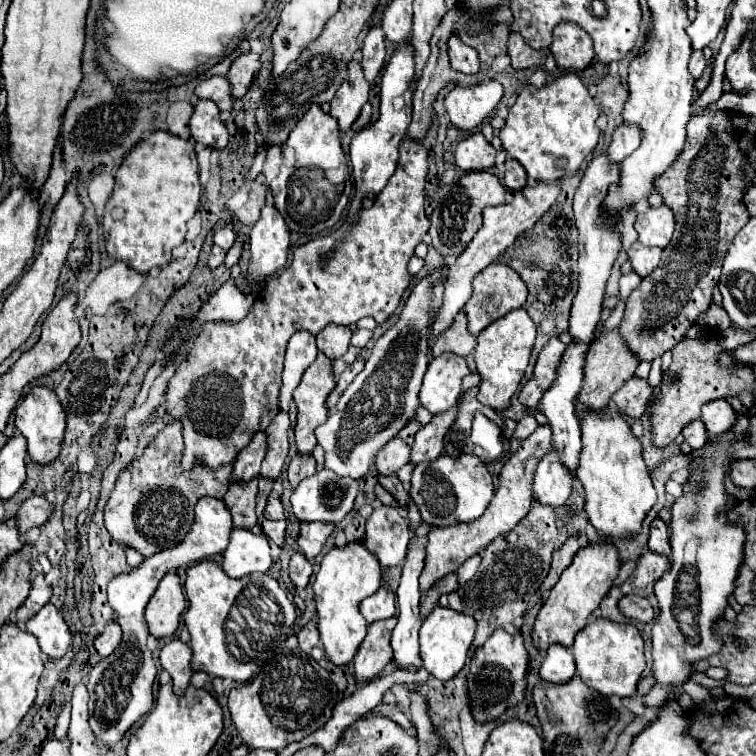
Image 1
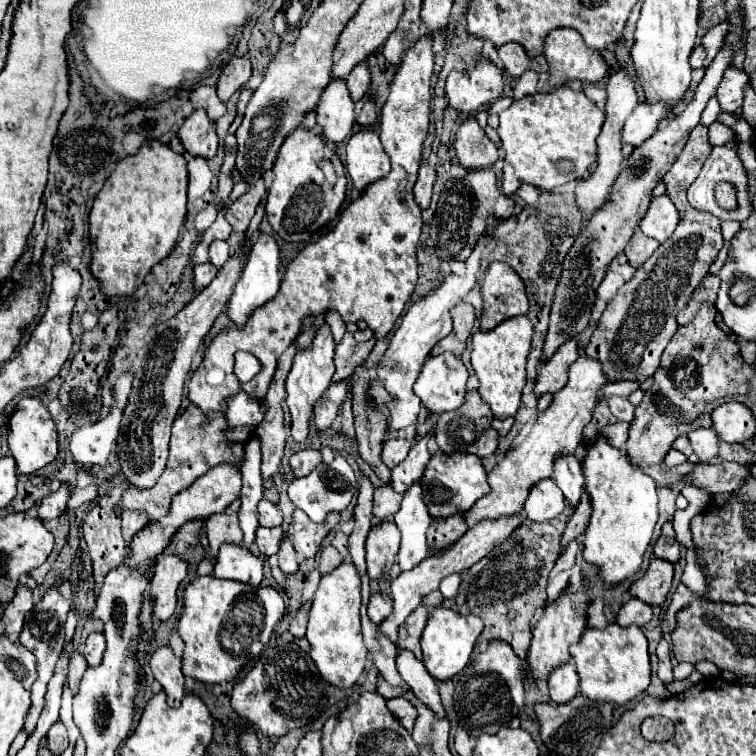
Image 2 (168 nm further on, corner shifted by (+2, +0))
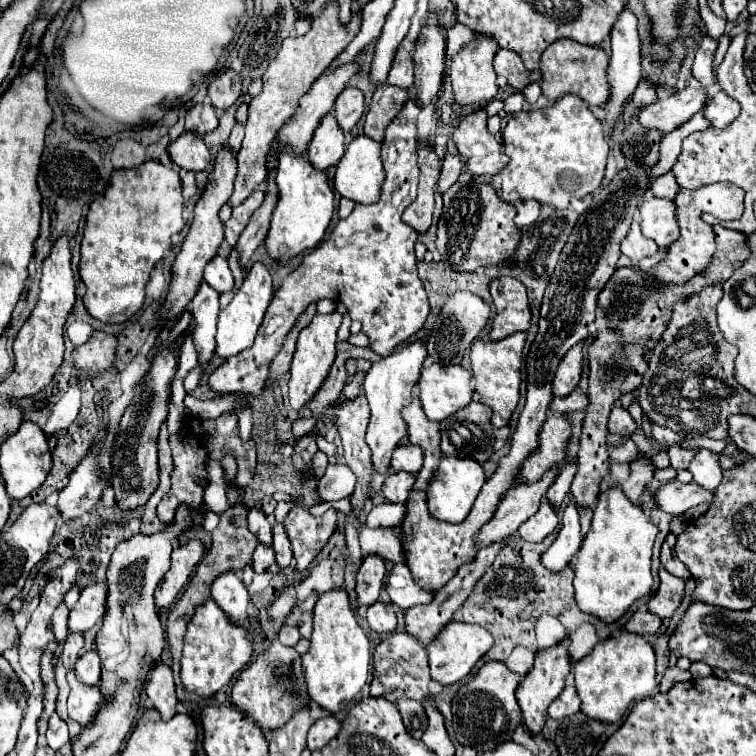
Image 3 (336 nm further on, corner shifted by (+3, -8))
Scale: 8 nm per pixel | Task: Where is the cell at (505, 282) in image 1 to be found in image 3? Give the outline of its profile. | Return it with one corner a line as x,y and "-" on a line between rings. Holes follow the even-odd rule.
500,277
492,281
490,293
496,307
490,339
500,341
516,331
528,331
530,305
528,305
526,287
514,277

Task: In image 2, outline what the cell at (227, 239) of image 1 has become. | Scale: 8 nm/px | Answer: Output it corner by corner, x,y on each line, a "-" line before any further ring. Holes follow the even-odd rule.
215,239
211,243
211,247
209,247
209,261
213,261
213,265
221,267
227,259
229,259
229,245
227,245
227,241

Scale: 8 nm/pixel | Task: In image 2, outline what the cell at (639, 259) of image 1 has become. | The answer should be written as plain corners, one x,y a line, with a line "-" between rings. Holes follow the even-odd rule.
635,229
633,237
629,239
629,243
627,243
627,247
625,247
625,255
627,255
627,259
629,259
629,265
637,269
639,265
643,265
643,263
653,255
653,251
655,251
657,247
659,247
659,243
657,243
655,239
645,237
639,229

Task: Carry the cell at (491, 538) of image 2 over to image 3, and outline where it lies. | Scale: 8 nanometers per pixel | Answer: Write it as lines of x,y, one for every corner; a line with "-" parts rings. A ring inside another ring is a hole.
552,467
536,483
522,483
508,491
500,501
494,517
476,533
478,545
484,547
492,541
512,537
516,529
538,511
540,501
544,499
548,487
554,483
558,471
558,467

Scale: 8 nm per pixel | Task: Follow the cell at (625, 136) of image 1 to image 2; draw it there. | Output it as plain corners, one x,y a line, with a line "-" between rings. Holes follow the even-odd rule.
639,103
637,109
631,113
631,117
623,125
621,143
639,147
643,141
647,141
655,133
661,117
665,117
665,105

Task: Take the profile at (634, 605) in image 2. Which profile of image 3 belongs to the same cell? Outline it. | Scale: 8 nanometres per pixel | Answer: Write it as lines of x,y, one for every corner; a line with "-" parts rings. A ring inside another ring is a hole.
636,611
630,621
626,623
626,629
630,633
638,633
638,635
654,635
658,633
662,625
662,617
650,613
650,611

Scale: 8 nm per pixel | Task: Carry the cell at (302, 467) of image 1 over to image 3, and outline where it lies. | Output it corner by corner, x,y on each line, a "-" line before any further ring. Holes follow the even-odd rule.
318,451
318,453
314,455
314,463
312,463
312,467
314,467
314,475
320,479
320,477
324,475
326,467
328,467
328,457
326,457
326,453

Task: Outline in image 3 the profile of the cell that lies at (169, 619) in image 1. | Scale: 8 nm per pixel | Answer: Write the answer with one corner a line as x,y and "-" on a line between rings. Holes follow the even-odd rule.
190,539
186,545
176,547
172,551
172,565
156,589
158,609
168,609
178,599
190,575
196,571
196,565
200,563
202,555
204,555
204,543
200,539

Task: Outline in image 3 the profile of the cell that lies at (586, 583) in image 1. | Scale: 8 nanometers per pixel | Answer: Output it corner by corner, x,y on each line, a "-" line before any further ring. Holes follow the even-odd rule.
564,639
556,647
550,647
550,649
540,651
540,655
534,661
532,671
522,679
522,683
516,689
516,699
518,699
518,705
522,709
522,717
524,717
522,723
524,723
524,727
532,735
536,735
536,733
542,731
542,727
546,723
546,709
548,709
548,705
566,687
566,677
568,677
570,667
572,667
570,665
570,659
568,659
568,645
570,645
570,639

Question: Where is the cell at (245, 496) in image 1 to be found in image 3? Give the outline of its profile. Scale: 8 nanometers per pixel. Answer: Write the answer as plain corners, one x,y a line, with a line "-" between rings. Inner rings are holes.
238,505
238,507
232,507
232,509
224,511
224,513
220,513
220,525
212,531
212,547
210,547
208,555
200,561
188,589
180,597
180,601
174,603
174,607
170,607
168,621
166,621
166,635
168,635
168,651
172,653
172,659
178,659
182,655
182,637
186,633
186,625
192,619
196,607
200,607
204,601
210,599
212,581
220,573
224,573
224,571
240,571
252,561
252,553
254,553
254,549
258,545
258,539
246,527
246,513
248,513
248,507
244,507
244,505

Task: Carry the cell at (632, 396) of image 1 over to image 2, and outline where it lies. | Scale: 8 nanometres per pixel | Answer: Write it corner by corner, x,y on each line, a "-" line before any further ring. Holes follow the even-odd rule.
609,397
609,409
619,421
627,421
627,423
633,421
635,405
627,397

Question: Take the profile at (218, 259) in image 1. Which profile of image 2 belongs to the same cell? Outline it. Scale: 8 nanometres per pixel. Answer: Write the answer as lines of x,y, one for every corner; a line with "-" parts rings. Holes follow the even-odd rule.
211,261
195,265
193,267
193,273
195,273
195,291
201,291
203,287
207,287
213,281
213,277
217,275
217,271
219,269

